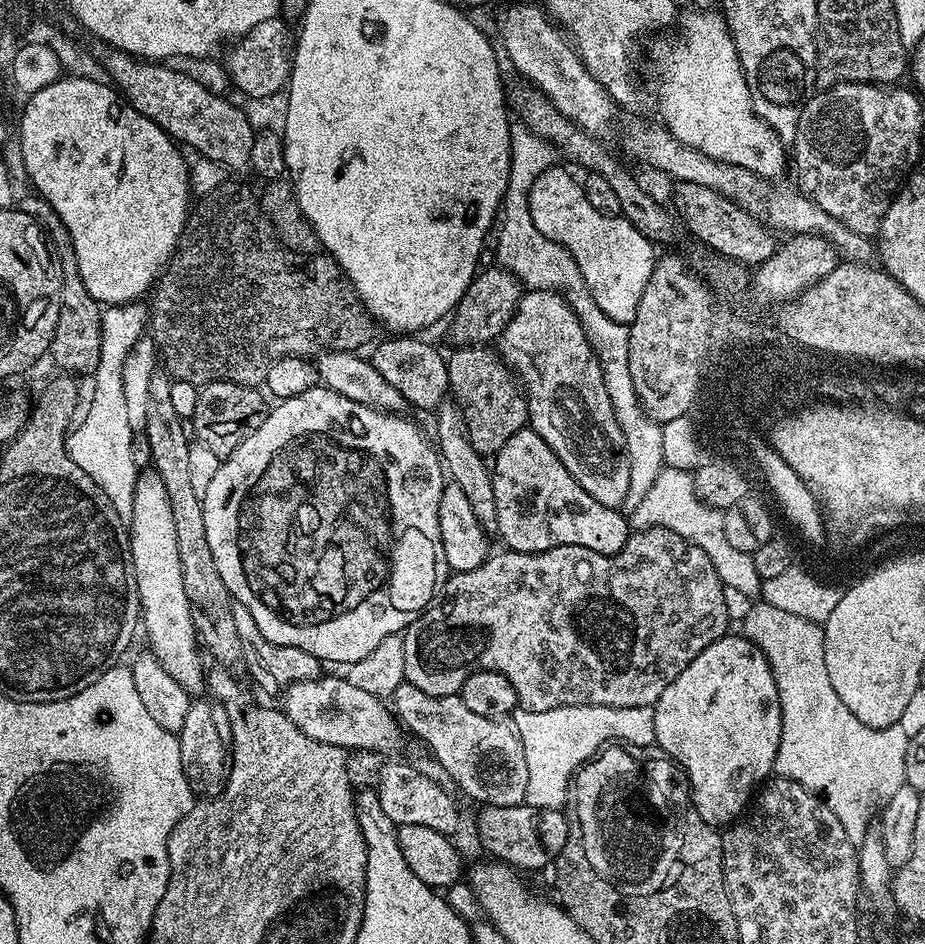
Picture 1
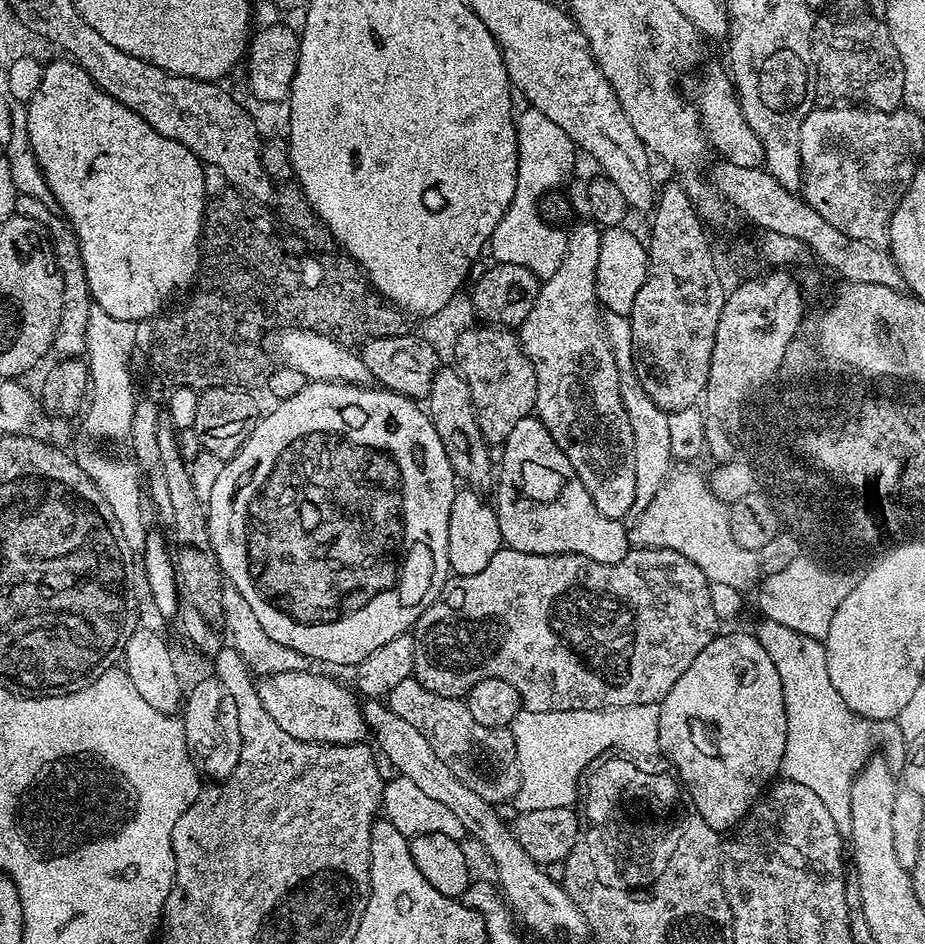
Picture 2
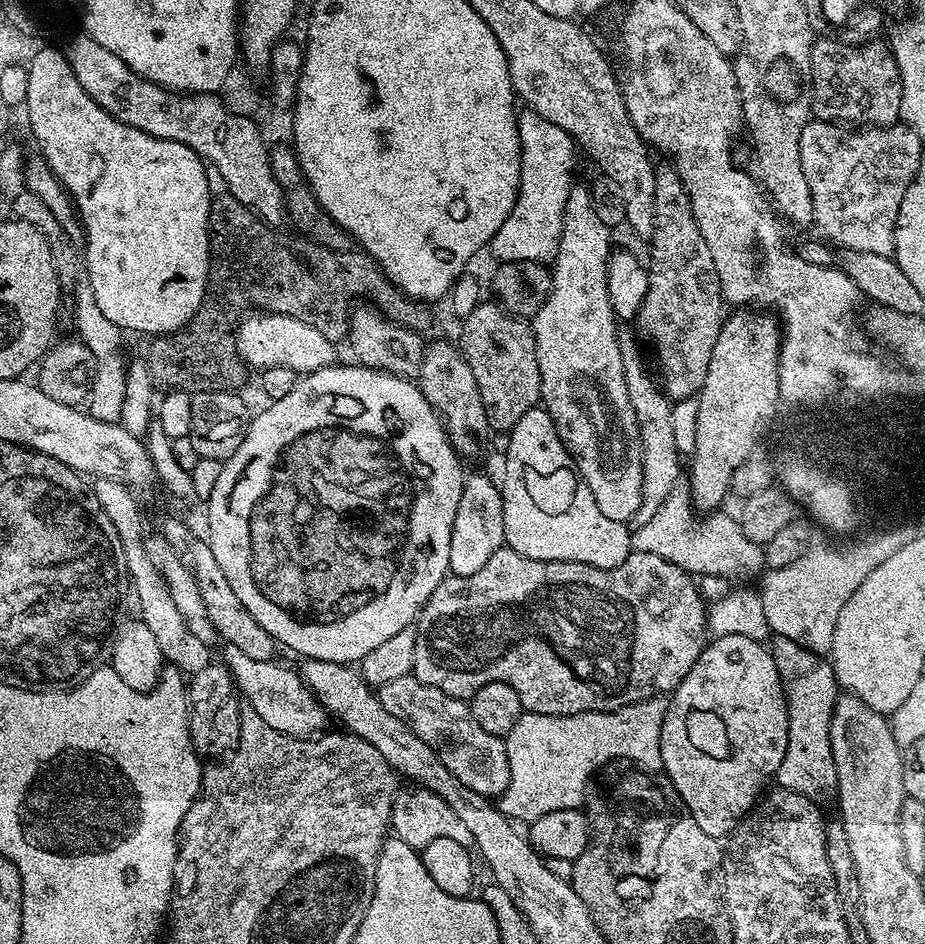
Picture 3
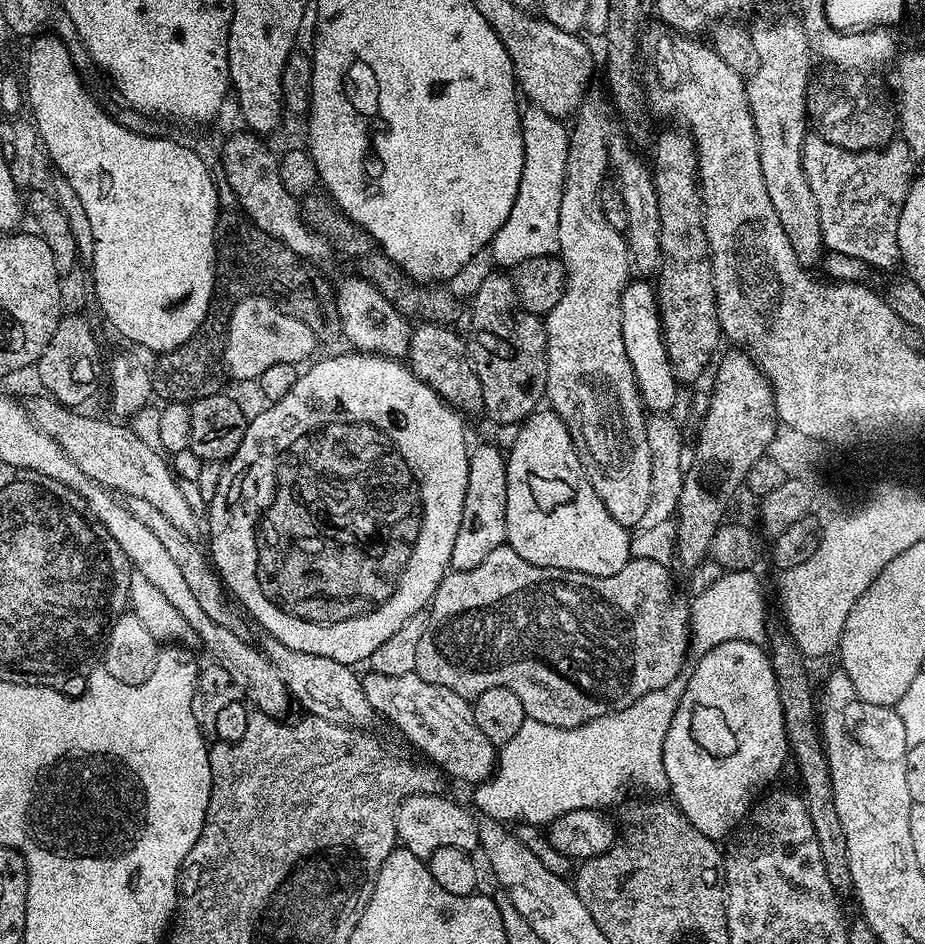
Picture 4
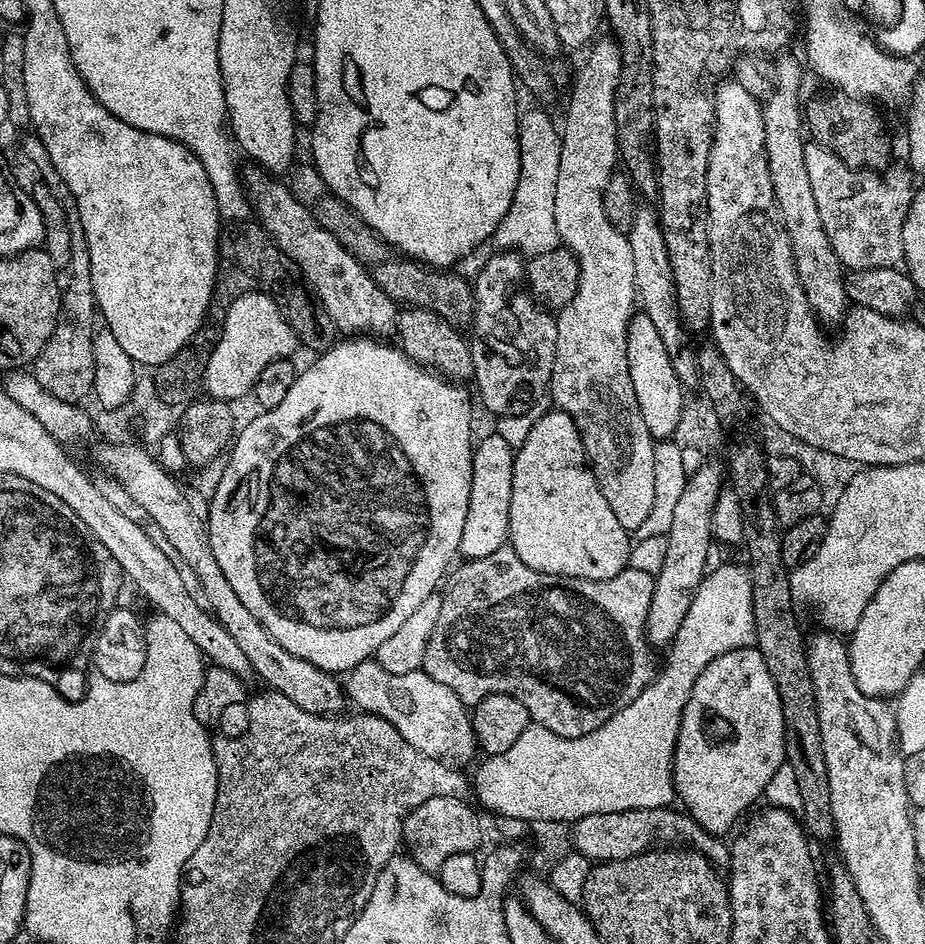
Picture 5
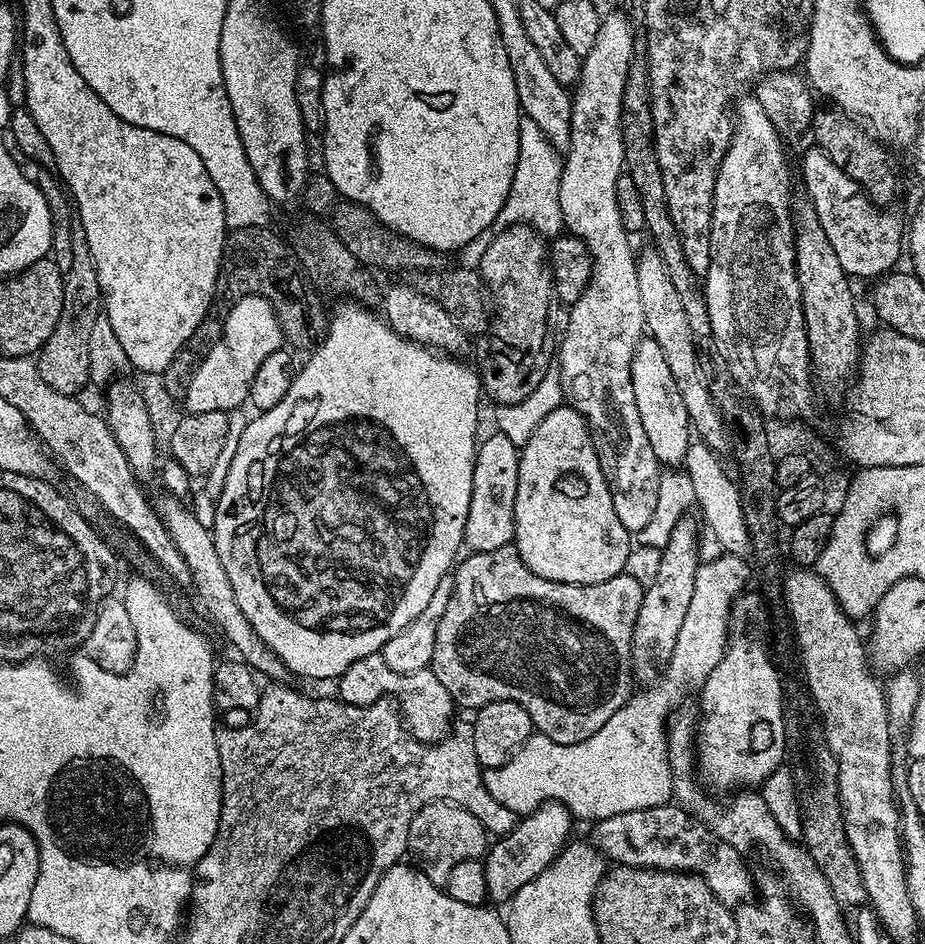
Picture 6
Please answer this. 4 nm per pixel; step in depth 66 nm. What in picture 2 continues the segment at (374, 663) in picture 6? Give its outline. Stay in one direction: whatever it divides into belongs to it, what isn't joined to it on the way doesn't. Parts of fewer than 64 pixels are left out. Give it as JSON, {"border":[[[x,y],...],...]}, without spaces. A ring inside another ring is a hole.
{"border":[[[416,679],[398,682],[386,697],[386,703],[398,718],[406,718],[434,746],[434,754],[450,766],[458,782],[466,782],[474,794],[486,798],[488,804],[503,806],[511,801],[520,789],[520,767],[516,757],[514,738],[508,728],[487,728],[482,722],[474,722],[467,703],[463,699],[439,696]]]}

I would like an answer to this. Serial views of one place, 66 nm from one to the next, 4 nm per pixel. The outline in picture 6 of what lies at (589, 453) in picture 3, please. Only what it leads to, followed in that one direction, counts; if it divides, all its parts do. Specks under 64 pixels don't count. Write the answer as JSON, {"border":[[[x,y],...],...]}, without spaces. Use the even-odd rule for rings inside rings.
{"border":[[[615,10],[607,16],[601,15],[600,25],[598,26],[598,38],[594,38],[594,46],[582,58],[580,65],[580,78],[574,85],[574,95],[572,96],[572,117],[570,118],[570,138],[568,146],[562,156],[562,167],[560,170],[560,189],[558,190],[558,202],[562,206],[562,218],[564,227],[571,235],[579,236],[580,241],[588,247],[588,253],[592,255],[592,277],[578,302],[574,302],[567,309],[568,325],[564,328],[564,337],[560,340],[560,365],[558,371],[560,374],[560,385],[564,391],[564,398],[567,407],[578,410],[582,418],[588,424],[588,429],[594,442],[594,450],[598,454],[598,462],[602,466],[604,481],[608,484],[610,498],[614,502],[614,514],[618,514],[618,522],[626,526],[630,534],[638,533],[646,522],[654,515],[654,506],[658,506],[658,486],[662,475],[662,466],[654,458],[654,452],[650,450],[650,442],[646,439],[646,430],[642,430],[642,418],[638,418],[638,406],[634,406],[634,382],[630,378],[630,366],[636,353],[636,346],[642,333],[645,331],[644,315],[642,314],[642,301],[638,299],[638,274],[636,273],[636,256],[634,248],[630,241],[630,233],[622,226],[622,218],[618,214],[618,200],[616,198],[616,179],[624,172],[624,147],[622,146],[622,126],[620,125],[620,115],[622,114],[622,94],[626,90],[626,78],[628,77],[628,66],[632,63],[636,52],[636,40],[632,37],[632,26],[624,16],[625,13]]]}

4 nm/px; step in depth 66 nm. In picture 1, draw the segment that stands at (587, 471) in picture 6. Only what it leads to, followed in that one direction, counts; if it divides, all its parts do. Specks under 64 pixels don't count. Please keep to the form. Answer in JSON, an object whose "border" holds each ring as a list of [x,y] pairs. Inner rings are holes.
{"border":[[[526,426],[502,446],[492,468],[494,502],[498,502],[496,532],[514,552],[545,552],[554,546],[586,546],[598,554],[624,549],[630,535],[630,520],[620,508],[607,508],[582,490],[558,454]]]}

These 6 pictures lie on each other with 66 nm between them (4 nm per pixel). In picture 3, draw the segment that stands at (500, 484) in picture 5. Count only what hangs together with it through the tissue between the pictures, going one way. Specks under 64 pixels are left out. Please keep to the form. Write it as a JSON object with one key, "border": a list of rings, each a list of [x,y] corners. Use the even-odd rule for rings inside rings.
{"border":[[[469,471],[464,478],[462,498],[458,498],[458,514],[450,534],[450,562],[448,572],[454,576],[469,576],[482,570],[504,543],[504,515],[499,483],[484,472]]]}

